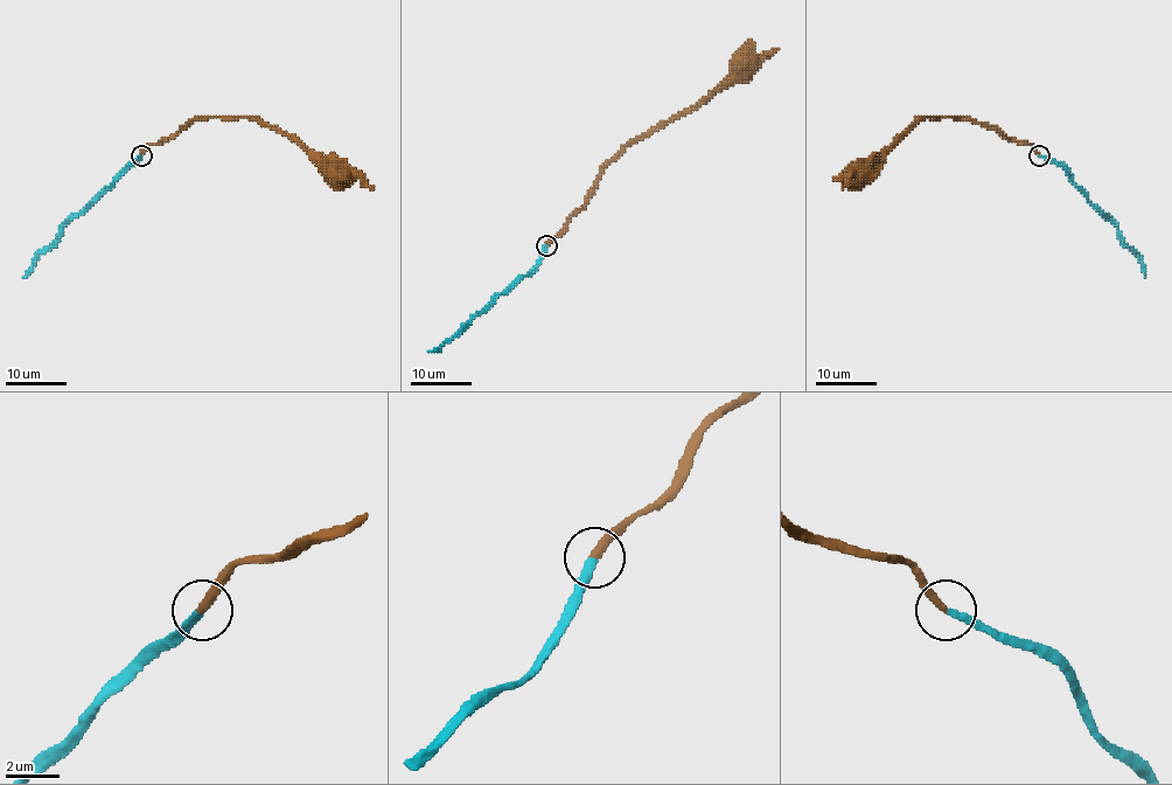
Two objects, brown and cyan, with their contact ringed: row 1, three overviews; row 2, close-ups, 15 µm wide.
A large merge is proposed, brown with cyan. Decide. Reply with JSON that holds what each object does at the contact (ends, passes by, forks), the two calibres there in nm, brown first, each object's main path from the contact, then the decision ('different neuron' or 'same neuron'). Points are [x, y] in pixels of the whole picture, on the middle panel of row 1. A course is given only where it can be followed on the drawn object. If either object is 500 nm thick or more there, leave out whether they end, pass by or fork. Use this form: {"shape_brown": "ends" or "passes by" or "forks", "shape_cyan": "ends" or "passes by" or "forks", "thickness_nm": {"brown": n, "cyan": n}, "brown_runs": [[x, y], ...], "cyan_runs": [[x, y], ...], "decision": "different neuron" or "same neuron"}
{"shape_brown": "ends", "shape_cyan": "ends", "thickness_nm": {"brown": 300, "cyan": 280}, "brown_runs": [[546, 247], [586, 202], [598, 175], [629, 144], [696, 109], [731, 74], [731, 68], [738, 60], [743, 62]], "cyan_runs": [[546, 247], [531, 271], [500, 293], [438, 348], [428, 352]], "decision": "same neuron"}

